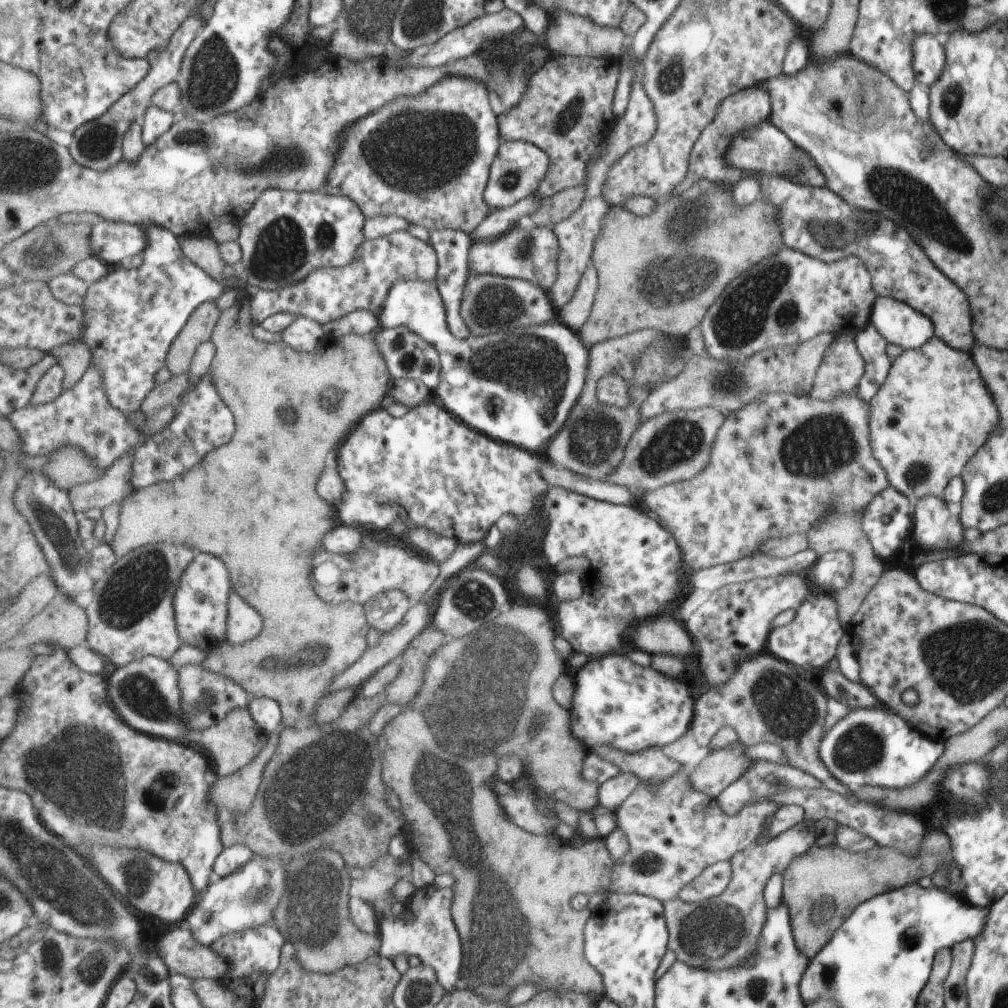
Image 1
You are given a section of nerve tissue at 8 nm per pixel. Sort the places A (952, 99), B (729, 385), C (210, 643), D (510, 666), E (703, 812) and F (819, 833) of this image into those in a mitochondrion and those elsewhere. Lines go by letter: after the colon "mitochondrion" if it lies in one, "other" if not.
A: mitochondrion
B: mitochondrion
C: other
D: mitochondrion
E: other
F: other

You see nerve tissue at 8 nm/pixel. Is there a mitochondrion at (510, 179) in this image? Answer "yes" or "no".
yes

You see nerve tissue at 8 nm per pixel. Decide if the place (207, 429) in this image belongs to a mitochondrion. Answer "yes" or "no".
no

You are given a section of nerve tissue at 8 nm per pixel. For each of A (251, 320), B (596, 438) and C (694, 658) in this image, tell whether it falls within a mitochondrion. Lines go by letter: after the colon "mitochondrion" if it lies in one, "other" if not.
A: other
B: mitochondrion
C: other

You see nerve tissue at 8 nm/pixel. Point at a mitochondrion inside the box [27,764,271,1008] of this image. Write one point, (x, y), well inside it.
(97, 962)

